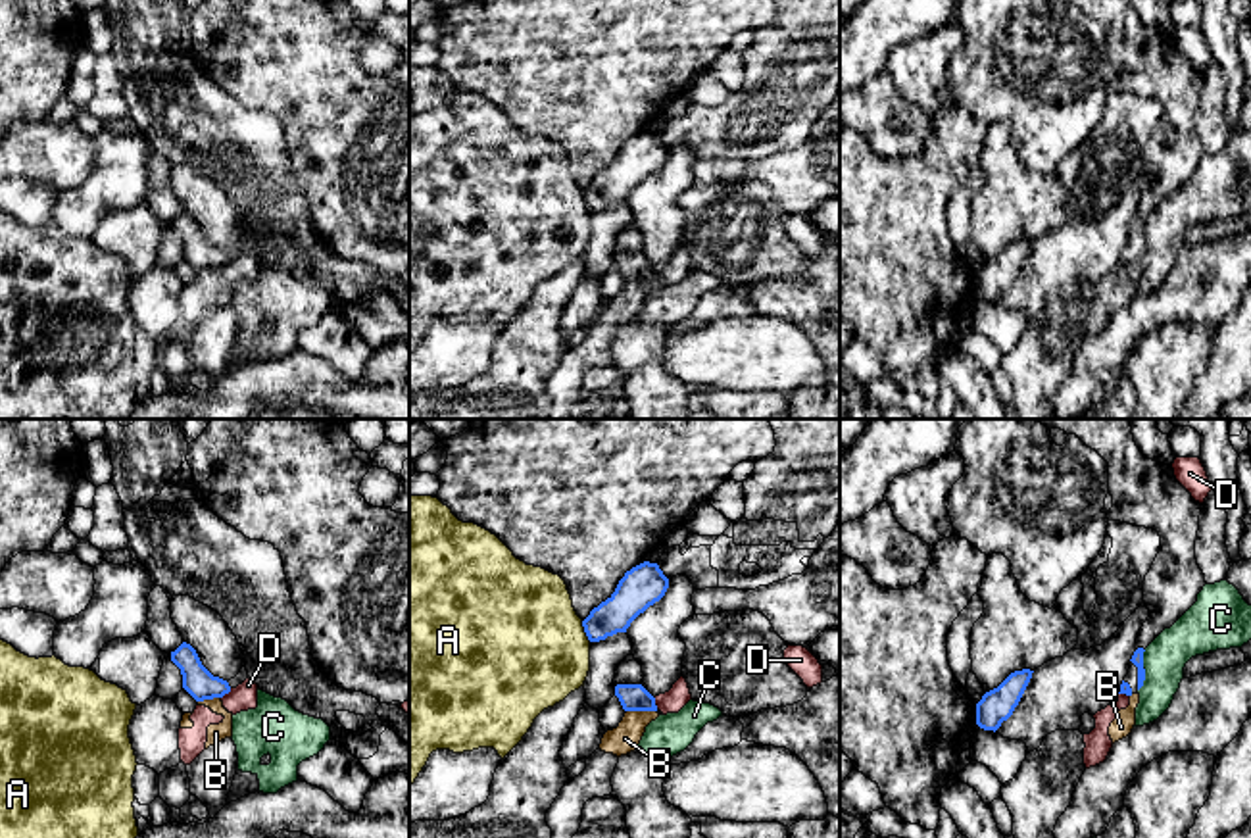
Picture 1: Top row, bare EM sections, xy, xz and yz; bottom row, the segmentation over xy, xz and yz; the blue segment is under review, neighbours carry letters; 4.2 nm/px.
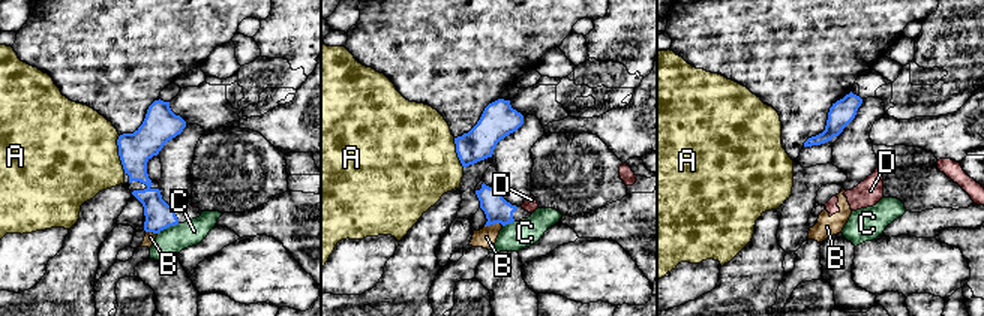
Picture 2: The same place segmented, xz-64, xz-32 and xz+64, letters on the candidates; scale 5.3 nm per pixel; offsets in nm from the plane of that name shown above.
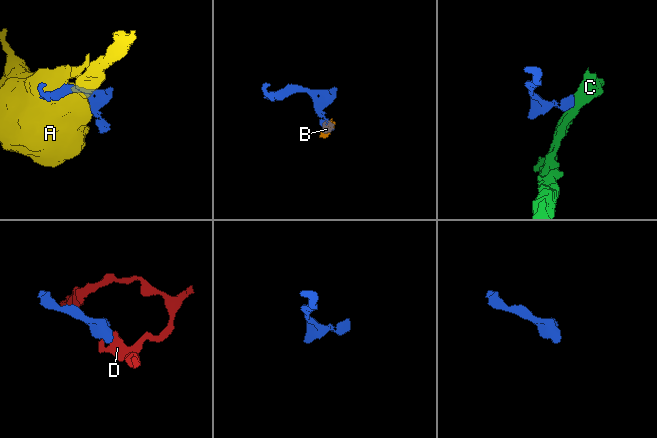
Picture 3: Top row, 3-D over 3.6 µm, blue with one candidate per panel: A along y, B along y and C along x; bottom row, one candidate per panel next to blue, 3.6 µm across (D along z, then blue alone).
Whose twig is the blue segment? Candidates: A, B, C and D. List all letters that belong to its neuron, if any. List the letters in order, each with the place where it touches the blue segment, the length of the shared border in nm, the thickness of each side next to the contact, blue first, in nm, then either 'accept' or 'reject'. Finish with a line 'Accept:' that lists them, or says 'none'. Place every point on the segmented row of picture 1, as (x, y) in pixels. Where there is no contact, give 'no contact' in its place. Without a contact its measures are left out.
A: contact xz (585, 631); length 100 nm; calibres 160 and 500 nm; reject
B: contact xz (642, 710); length 130 nm; calibres 110 and 120 nm; reject
C: contact yz (1144, 671); length 180 nm; calibres 50 and 180 nm; reject
D: contact xy (225, 692); length 60 nm; calibres 120 and 110 nm; reject
Accept: none

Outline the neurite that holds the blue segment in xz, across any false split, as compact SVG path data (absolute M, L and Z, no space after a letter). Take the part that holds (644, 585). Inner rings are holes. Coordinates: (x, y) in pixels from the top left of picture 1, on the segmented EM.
M644 561L619 580L615 592L590 611L582 621L590 642L626 632L630 623L650 605L659 602L669 588L669 579L657 563Z

